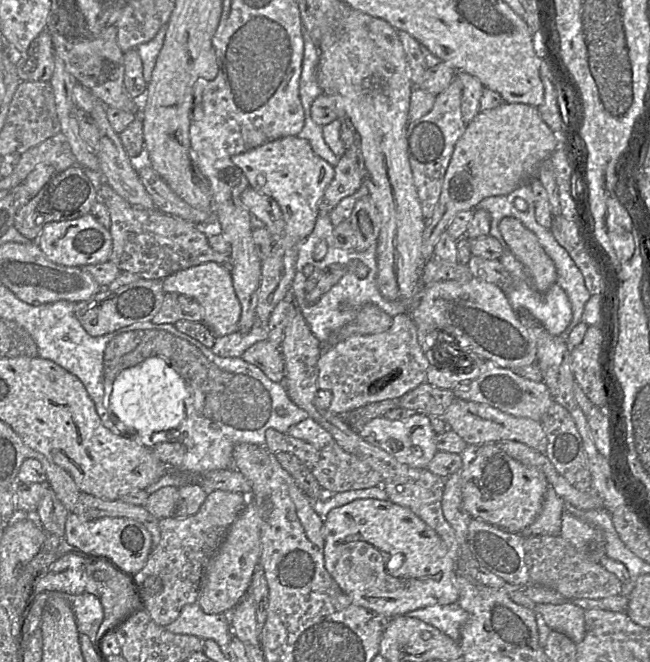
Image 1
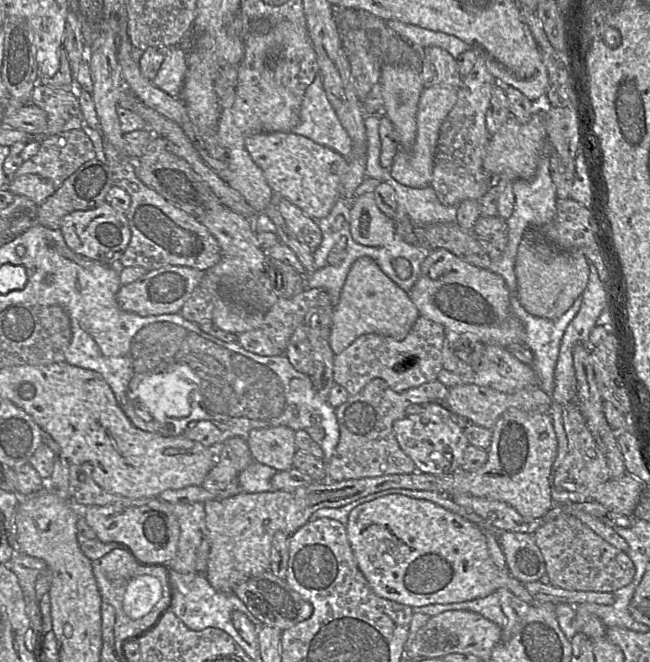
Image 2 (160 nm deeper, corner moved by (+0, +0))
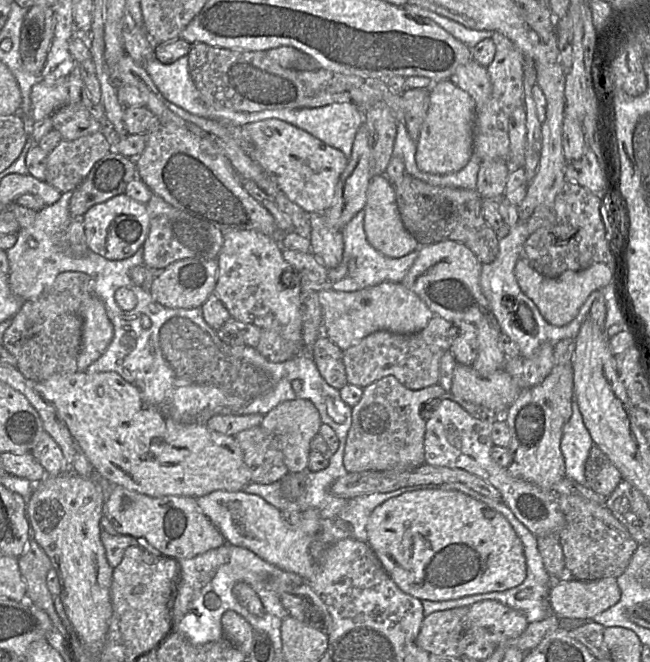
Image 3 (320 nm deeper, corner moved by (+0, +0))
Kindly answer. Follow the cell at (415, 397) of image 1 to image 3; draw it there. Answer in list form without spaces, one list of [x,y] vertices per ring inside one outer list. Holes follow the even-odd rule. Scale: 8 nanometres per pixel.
[[[392,375],[364,387],[361,399],[351,407],[351,426],[343,456],[345,469],[348,472],[381,471],[412,469],[425,464],[426,419],[422,416],[421,409],[427,401],[440,397],[445,392],[439,383],[412,390]]]

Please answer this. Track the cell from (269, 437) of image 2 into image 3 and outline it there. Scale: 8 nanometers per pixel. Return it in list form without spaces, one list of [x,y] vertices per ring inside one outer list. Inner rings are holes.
[[[307,399],[288,400],[280,403],[264,415],[260,426],[273,439],[274,446],[283,454],[284,463],[290,473],[307,470],[309,454],[312,451],[310,443],[319,433],[322,424],[319,411]]]

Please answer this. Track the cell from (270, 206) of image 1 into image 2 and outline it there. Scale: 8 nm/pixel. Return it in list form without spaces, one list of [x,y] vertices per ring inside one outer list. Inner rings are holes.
[[[274,197],[273,202],[297,239],[304,243],[311,252],[317,249],[322,241],[322,232],[318,221],[304,214],[301,209],[286,199],[275,199]]]

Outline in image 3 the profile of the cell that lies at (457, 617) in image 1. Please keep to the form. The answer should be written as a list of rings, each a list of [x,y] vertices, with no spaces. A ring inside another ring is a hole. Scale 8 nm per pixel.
[[[462,483],[423,484],[423,485],[410,488],[410,491],[420,490],[420,489],[457,490],[468,496],[471,496],[472,498],[486,504],[491,509],[502,514],[510,523],[513,530],[515,531],[518,538],[520,539],[523,546],[524,556],[526,560],[526,578],[520,585],[514,588],[508,589],[508,590],[504,590],[504,591],[494,591],[494,592],[488,592],[488,593],[475,594],[475,595],[465,596],[462,598],[446,600],[446,601],[423,600],[422,604],[423,604],[423,609],[424,609],[424,617],[435,611],[447,610],[447,609],[452,609],[456,607],[464,607],[464,606],[469,607],[473,603],[480,602],[483,600],[494,600],[494,601],[502,603],[503,605],[509,608],[518,610],[525,615],[529,623],[535,622],[535,621],[541,621],[553,613],[550,607],[550,602],[549,602],[549,593],[550,593],[551,587],[553,586],[552,577],[546,571],[543,560],[538,551],[537,536],[535,536],[527,527],[525,527],[515,517],[511,509],[504,503],[503,500],[496,501],[496,500],[487,498],[477,493],[476,491],[470,489],[466,485],[463,485]]]

